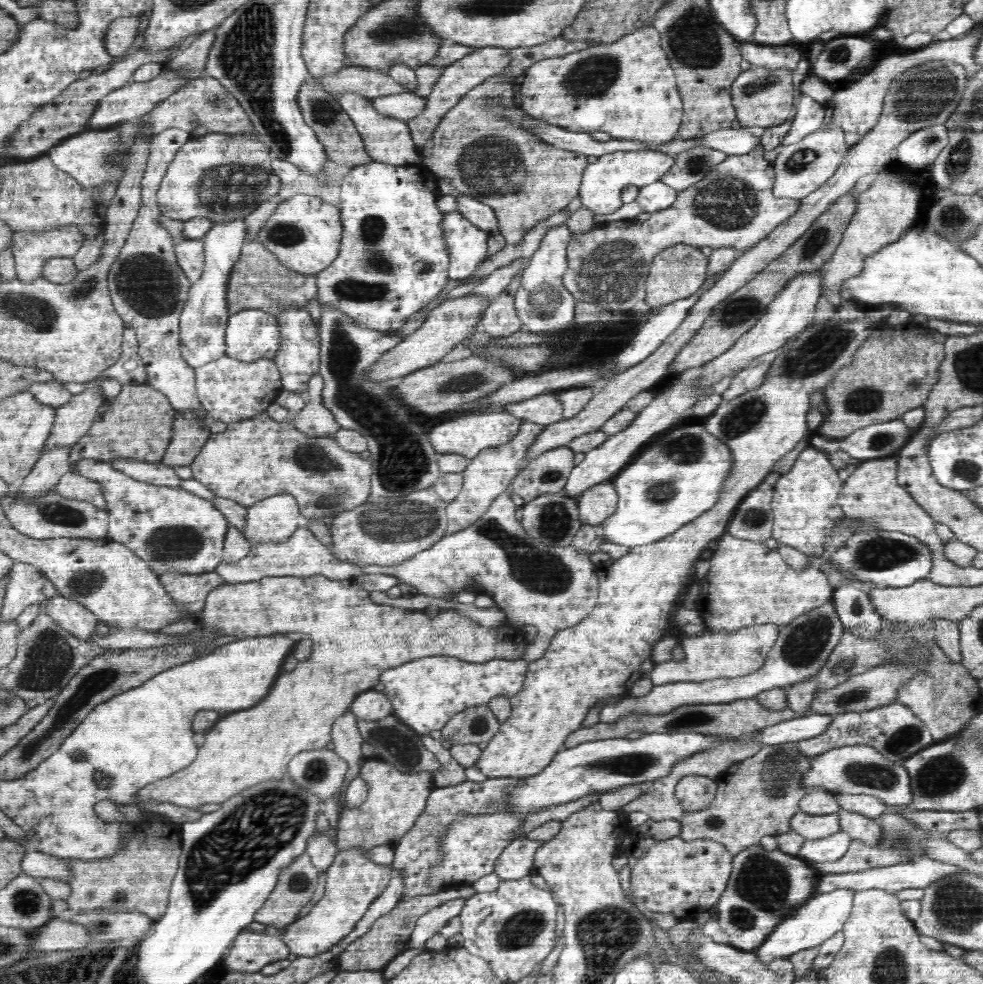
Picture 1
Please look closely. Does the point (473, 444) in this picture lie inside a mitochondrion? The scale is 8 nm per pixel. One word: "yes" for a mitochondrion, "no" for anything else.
no

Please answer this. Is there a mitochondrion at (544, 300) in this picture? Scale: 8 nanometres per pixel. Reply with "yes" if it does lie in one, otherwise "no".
yes

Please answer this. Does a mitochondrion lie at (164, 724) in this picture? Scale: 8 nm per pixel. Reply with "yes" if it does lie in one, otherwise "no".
no

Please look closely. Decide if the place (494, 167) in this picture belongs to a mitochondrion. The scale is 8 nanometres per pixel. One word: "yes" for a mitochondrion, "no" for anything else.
yes

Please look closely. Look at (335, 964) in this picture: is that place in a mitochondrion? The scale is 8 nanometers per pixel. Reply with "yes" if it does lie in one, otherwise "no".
no

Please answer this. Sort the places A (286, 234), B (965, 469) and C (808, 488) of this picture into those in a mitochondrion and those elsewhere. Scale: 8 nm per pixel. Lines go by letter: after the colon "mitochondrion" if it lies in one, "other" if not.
A: mitochondrion
B: mitochondrion
C: other

